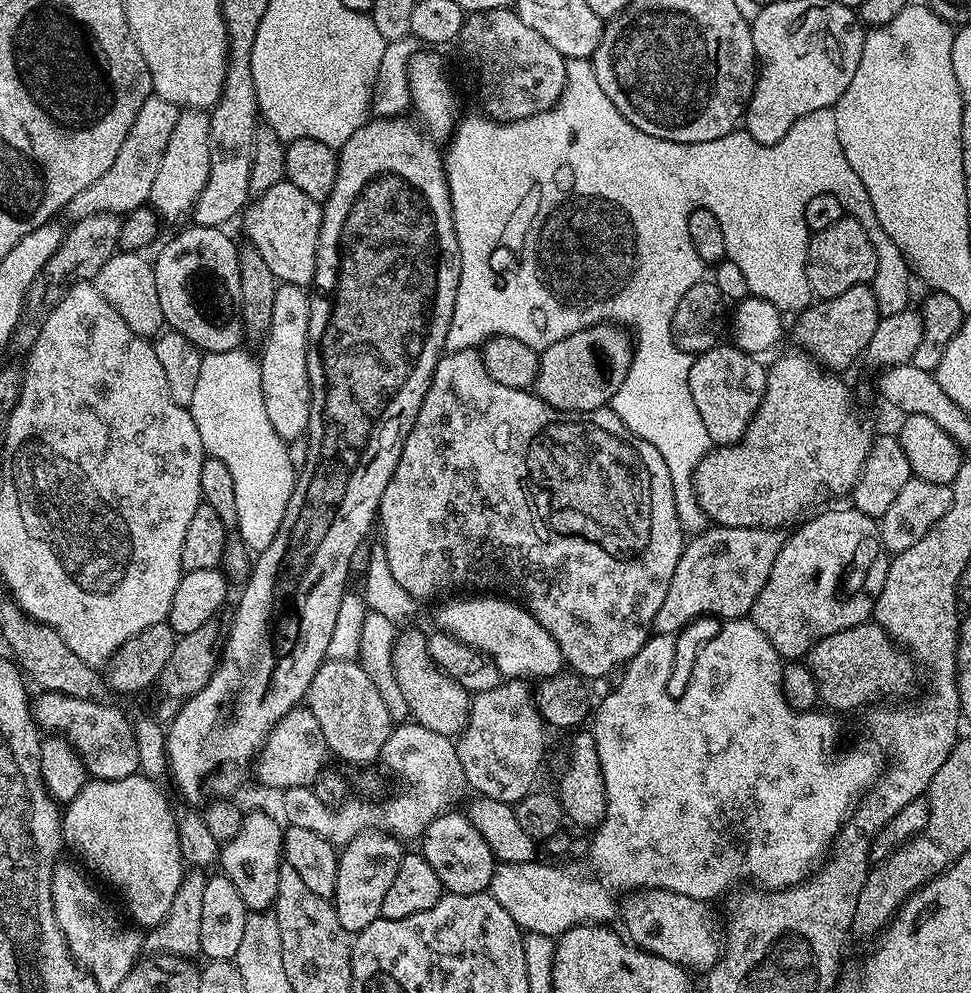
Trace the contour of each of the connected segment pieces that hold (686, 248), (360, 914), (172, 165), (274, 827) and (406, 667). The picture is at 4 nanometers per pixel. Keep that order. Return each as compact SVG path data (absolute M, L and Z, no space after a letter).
M569 59L566 66L566 86L562 90L562 98L554 107L542 114L534 114L530 118L521 120L490 120L483 114L468 116L465 120L463 117L447 141L443 158L444 173L448 179L450 202L452 203L454 230L462 258L460 281L463 284L492 284L492 292L498 292L500 316L510 316L510 324L508 324L510 338L518 338L518 342L526 342L526 346L543 350L554 346L554 342L562 342L562 338L570 338L570 334L574 334L578 330L605 322L619 322L625 329L634 333L635 355L637 357L648 356L648 380L630 378L626 382L622 382L622 386L618 386L614 411L618 414L618 418L622 418L622 422L626 422L626 426L636 437L640 440L648 440L650 446L654 446L658 450L658 454L662 454L662 458L670 470L670 478L674 486L676 513L680 519L680 525L688 534L699 534L710 524L708 517L705 516L696 501L692 476L696 473L698 462L702 462L702 458L713 447L711 438L706 434L706 426L703 424L701 416L698 415L698 409L694 406L694 397L690 394L690 366L694 359L693 353L681 350L676 345L676 339L672 333L674 310L678 306L678 302L682 302L682 294L686 294L686 290L690 290L690 286L698 283L706 272L706 265L700 261L698 254L694 251L694 245L690 242L688 219L692 211L695 208L705 208L710 210L710 214L714 214L714 218L718 218L718 222L722 226L722 234L726 237L726 257L734 262L734 266L738 266L738 270L742 270L742 274L746 274L748 290L753 297L765 299L766 302L770 302L778 308L781 313L799 314L814 300L812 287L806 278L806 258L810 239L804 217L806 204L815 195L831 194L834 198L838 198L843 211L860 223L862 230L866 233L866 238L869 239L875 250L875 276L870 287L872 293L875 294L881 315L890 316L900 313L911 303L911 267L901 251L898 250L898 246L894 245L894 240L886 234L886 230L883 230L882 222L878 222L878 214L874 214L874 202L870 202L870 194L866 194L866 186L862 186L862 178L858 178L858 174L854 174L854 166L850 166L850 162L846 162L842 142L838 142L838 122L832 108L814 110L814 114L806 114L806 118L802 118L798 122L794 122L794 126L790 126L790 130L778 144L759 144L754 142L754 138L750 138L748 133L743 130L731 132L729 136L723 136L714 142L694 142L693 144L670 142L662 138L654 138L654 134L646 134L642 130L638 130L638 126L634 126L634 122L630 122L621 114L618 106L614 106L614 102L610 102L610 98L606 98L602 86L598 86L598 77L594 74L591 59Z
M368 829L356 835L339 853L338 882L335 883L333 904L338 922L350 934L365 929L381 917L382 901L401 864L404 849L401 841L380 829Z
M199 108L183 109L170 134L170 142L166 142L166 154L162 154L154 186L150 186L148 195L148 204L161 221L169 220L170 223L179 225L179 220L191 213L210 178L213 147L214 125L211 115Z
M249 811L236 837L227 841L220 850L219 867L224 867L221 868L223 875L234 882L249 912L267 912L276 903L278 874L284 850L284 828L281 821L277 820L264 812Z
M408 628L397 635L393 646L393 672L402 696L406 698L408 716L415 723L426 726L426 730L434 730L434 734L459 737L468 725L468 715L472 709L470 693L432 661L425 633L420 633L416 628Z

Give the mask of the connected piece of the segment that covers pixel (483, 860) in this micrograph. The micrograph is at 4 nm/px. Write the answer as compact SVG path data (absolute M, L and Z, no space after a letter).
M449 810L443 812L434 822L425 830L422 839L418 844L418 851L421 856L430 862L434 869L434 874L438 874L440 887L448 894L478 894L479 892L488 892L492 887L492 875L498 863L496 856L492 853L490 846L486 846L486 838L474 830L470 818L463 811Z

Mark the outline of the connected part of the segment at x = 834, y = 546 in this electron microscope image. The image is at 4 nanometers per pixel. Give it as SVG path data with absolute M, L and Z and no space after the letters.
M845 506L844 509L832 508L829 512L822 513L821 516L815 516L805 519L795 529L797 532L785 539L782 550L778 550L778 558L774 558L774 570L770 570L770 578L766 578L766 586L762 586L762 590L758 594L750 613L752 623L758 626L758 630L762 630L762 634L766 634L766 638L782 658L807 657L811 648L818 642L822 642L822 638L826 638L830 634L838 634L838 630L846 630L850 626L858 626L865 623L872 615L878 594L882 594L882 582L886 582L890 553L880 541L880 525L873 517L862 514L858 509L851 506Z

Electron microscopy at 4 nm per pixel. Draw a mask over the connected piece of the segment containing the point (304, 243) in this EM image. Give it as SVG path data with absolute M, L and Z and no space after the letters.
M287 178L278 181L270 190L255 197L242 213L244 232L248 235L247 243L262 254L262 259L270 266L277 281L296 284L308 288L314 278L318 238L322 226L324 209L321 201L302 194L298 186L291 184Z

